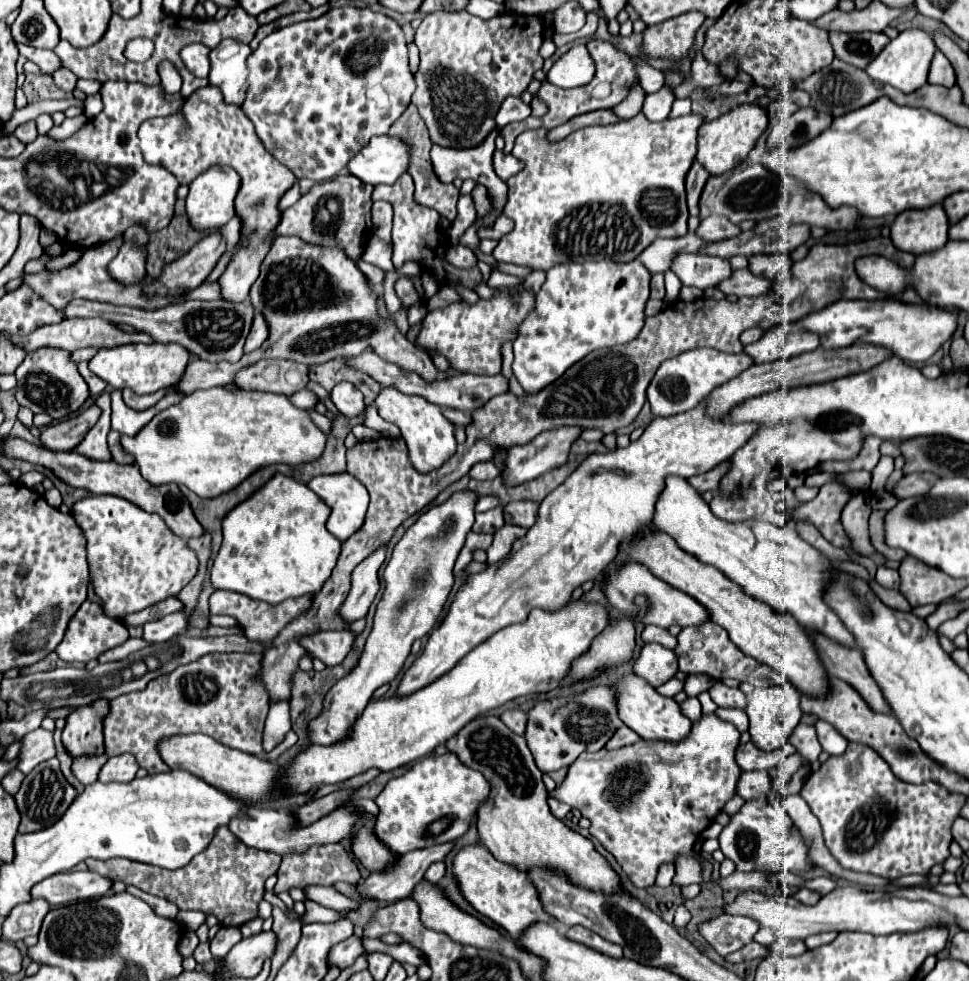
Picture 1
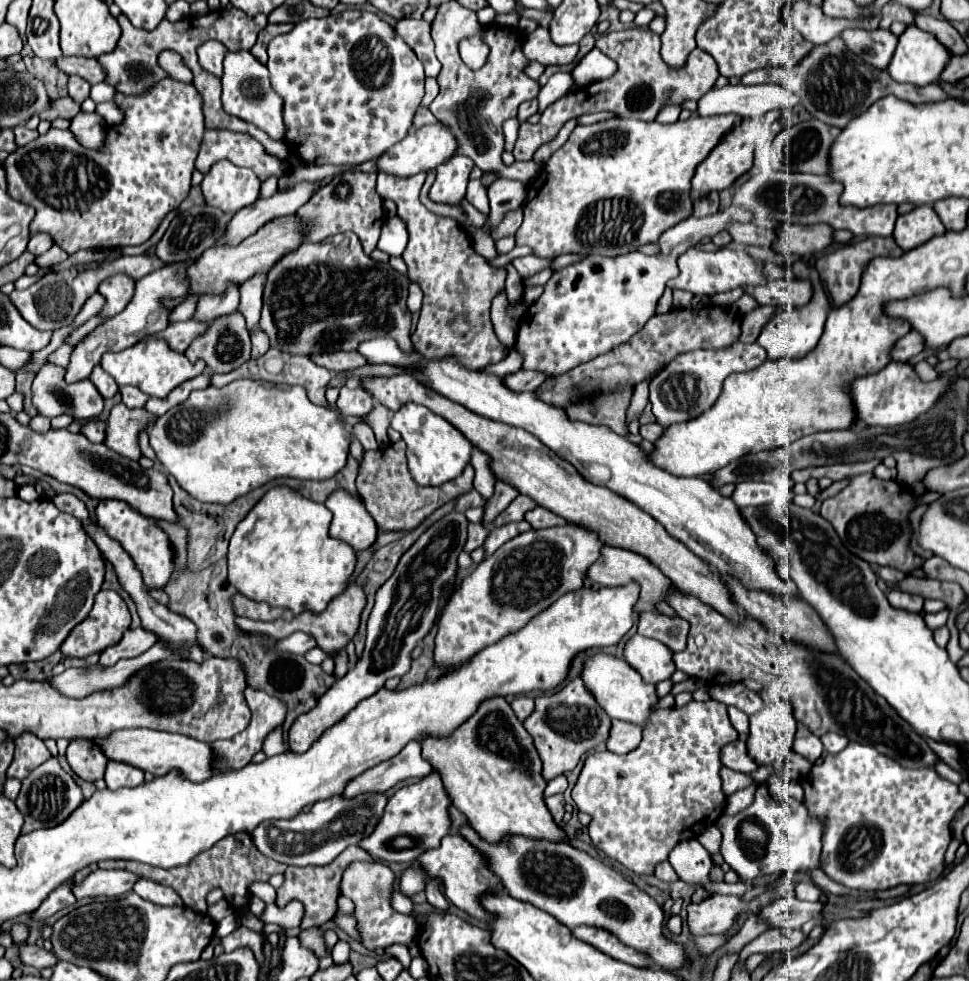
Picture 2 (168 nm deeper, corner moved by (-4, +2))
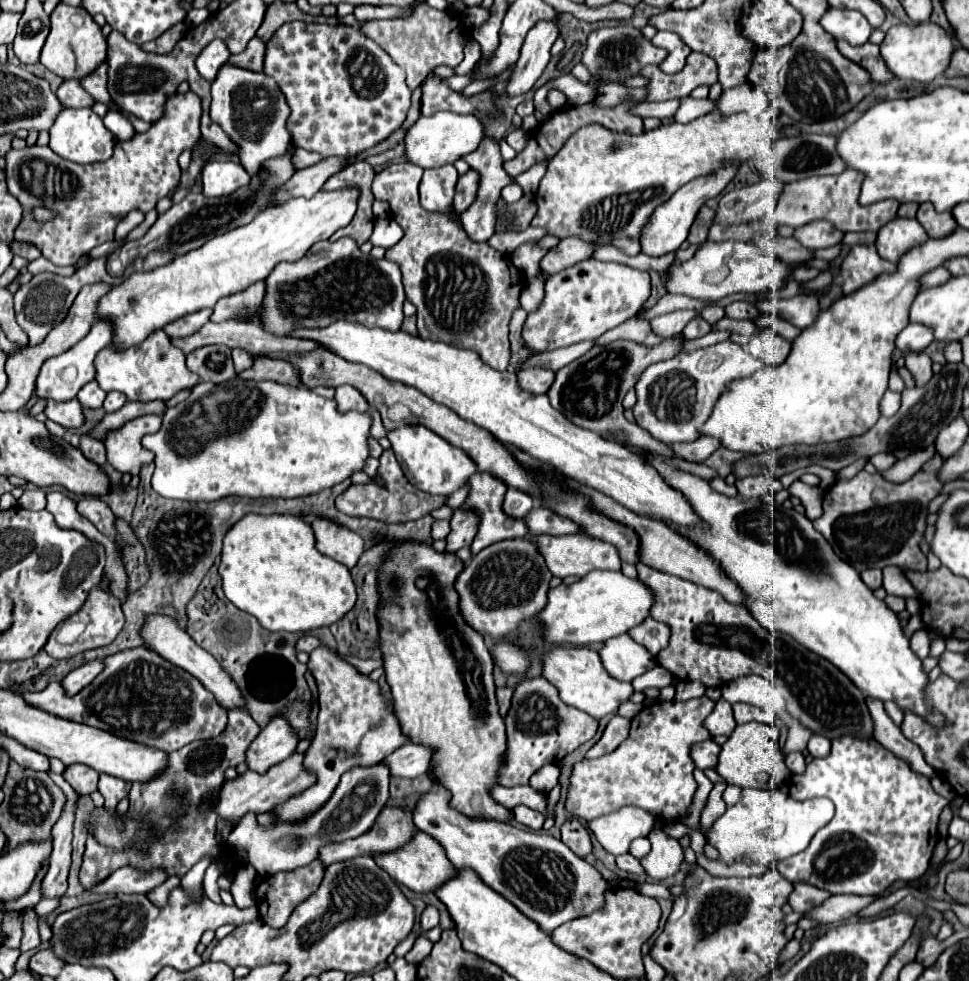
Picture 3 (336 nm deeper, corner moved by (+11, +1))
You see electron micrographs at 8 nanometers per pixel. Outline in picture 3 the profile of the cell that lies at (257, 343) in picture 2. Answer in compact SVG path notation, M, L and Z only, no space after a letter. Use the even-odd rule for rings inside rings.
M232 349L232 361L234 361L234 371L242 373L244 369L248 369L252 365L252 357L248 351L242 349Z

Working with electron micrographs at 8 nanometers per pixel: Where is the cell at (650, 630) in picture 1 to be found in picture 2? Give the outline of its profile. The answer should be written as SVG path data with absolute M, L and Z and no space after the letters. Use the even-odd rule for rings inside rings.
M645 612L639 618L639 634L667 644L673 652L685 648L687 632L689 626L683 618L669 618L665 614L655 614L655 612Z

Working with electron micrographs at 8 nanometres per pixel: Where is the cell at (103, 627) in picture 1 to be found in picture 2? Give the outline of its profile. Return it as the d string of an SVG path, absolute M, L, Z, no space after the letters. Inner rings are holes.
M101 590L95 596L95 604L93 604L93 610L89 612L89 616L81 624L77 624L77 628L61 644L61 652L65 656L73 656L73 658L85 658L89 654L101 652L103 648L119 644L123 634L129 630L129 624L131 624L131 614L129 614L125 602L121 600L121 596L113 590Z

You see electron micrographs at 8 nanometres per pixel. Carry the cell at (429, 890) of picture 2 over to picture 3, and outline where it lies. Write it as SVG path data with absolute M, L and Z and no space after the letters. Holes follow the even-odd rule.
M426 907L426 911L422 913L422 919L420 919L420 927L424 929L424 931L430 931L430 929L434 929L438 925L438 909L436 907Z

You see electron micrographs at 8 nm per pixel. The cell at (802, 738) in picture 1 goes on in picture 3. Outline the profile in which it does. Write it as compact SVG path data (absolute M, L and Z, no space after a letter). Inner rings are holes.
M794 751L794 753L788 753L786 755L786 759L784 759L784 763L786 763L786 767L790 769L790 773L802 773L804 771L804 767L806 767L806 763L804 763L804 755L800 753L800 751Z

